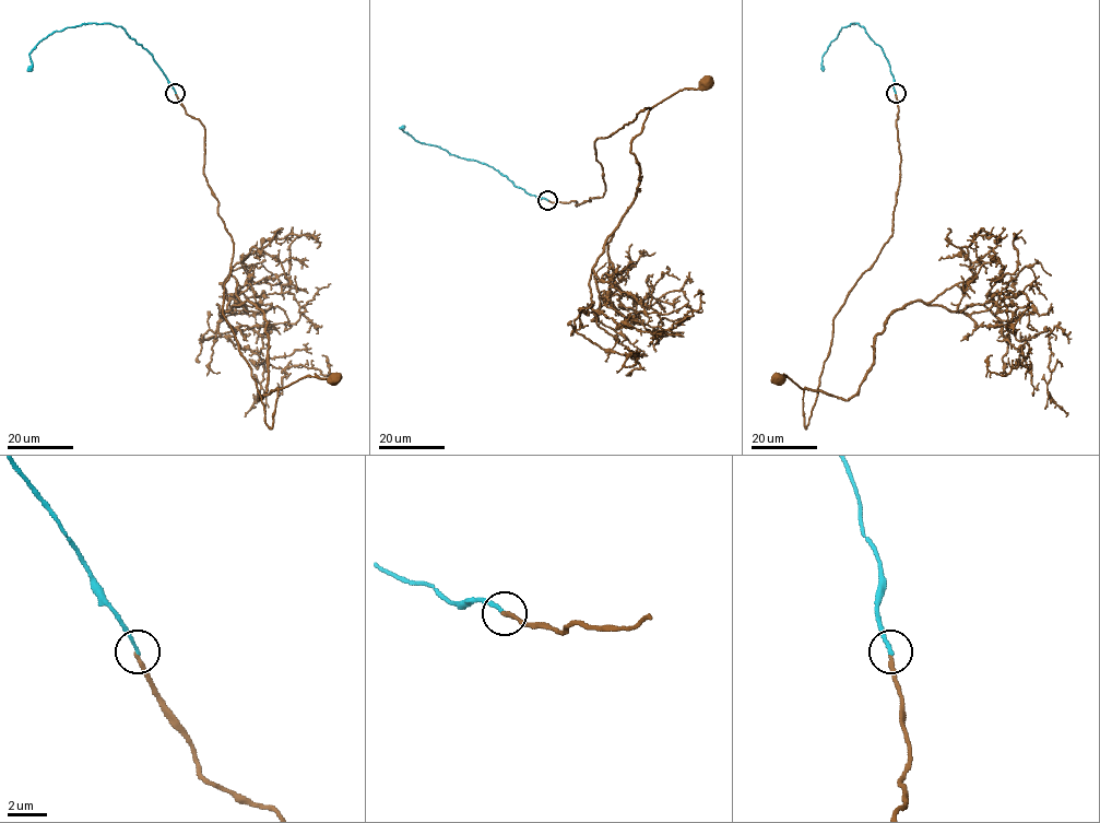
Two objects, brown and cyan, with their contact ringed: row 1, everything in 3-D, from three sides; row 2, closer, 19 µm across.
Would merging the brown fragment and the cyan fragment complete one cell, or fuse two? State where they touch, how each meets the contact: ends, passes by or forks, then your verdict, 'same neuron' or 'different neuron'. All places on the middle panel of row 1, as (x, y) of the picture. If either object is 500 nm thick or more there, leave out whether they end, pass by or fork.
at (547, 200); brown ends there; cyan ends there; different neuron

